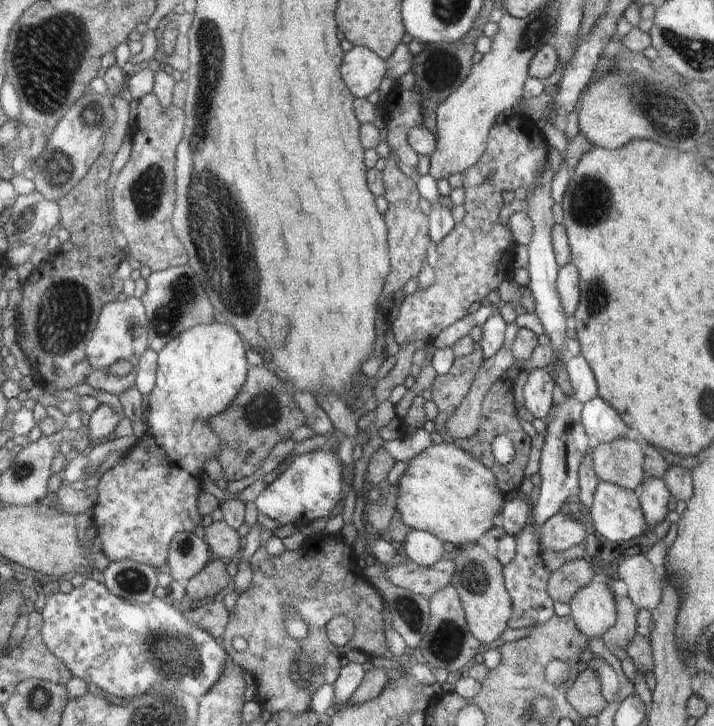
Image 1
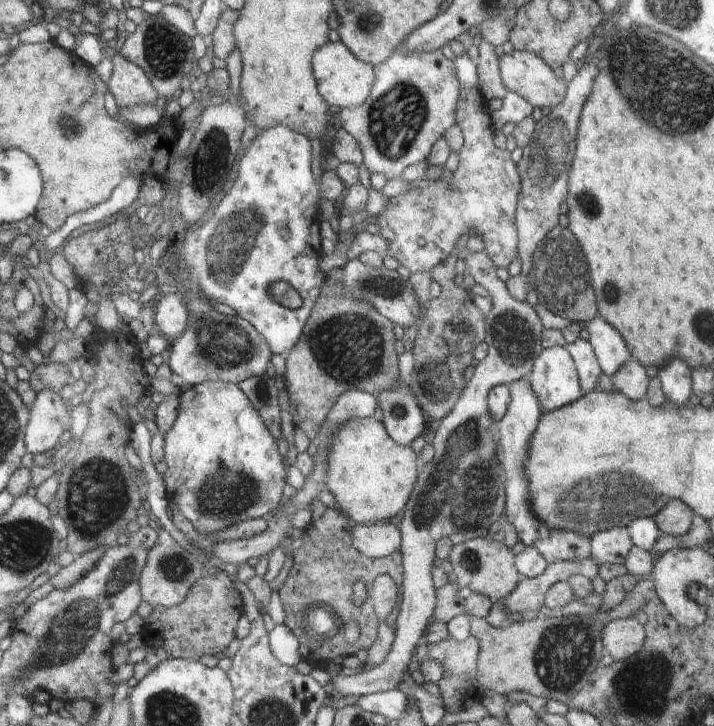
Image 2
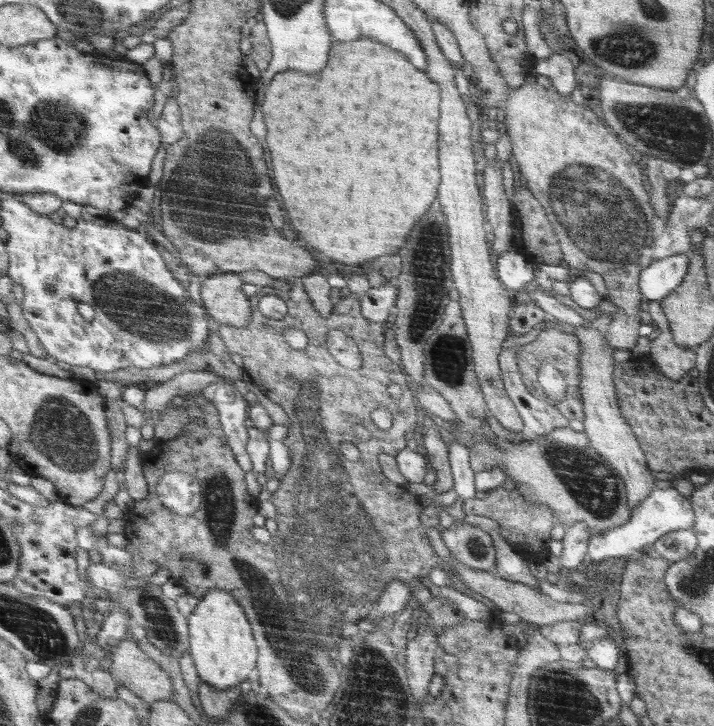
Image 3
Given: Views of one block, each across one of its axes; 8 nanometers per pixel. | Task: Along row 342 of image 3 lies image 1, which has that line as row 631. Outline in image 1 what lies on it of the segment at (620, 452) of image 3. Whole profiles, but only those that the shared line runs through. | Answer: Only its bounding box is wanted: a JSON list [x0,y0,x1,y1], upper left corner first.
[571,582,616,637]

